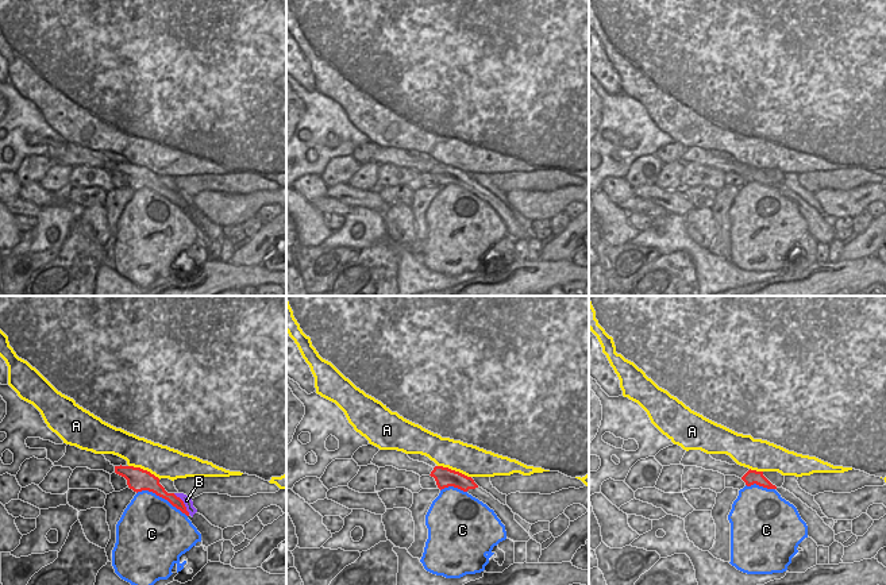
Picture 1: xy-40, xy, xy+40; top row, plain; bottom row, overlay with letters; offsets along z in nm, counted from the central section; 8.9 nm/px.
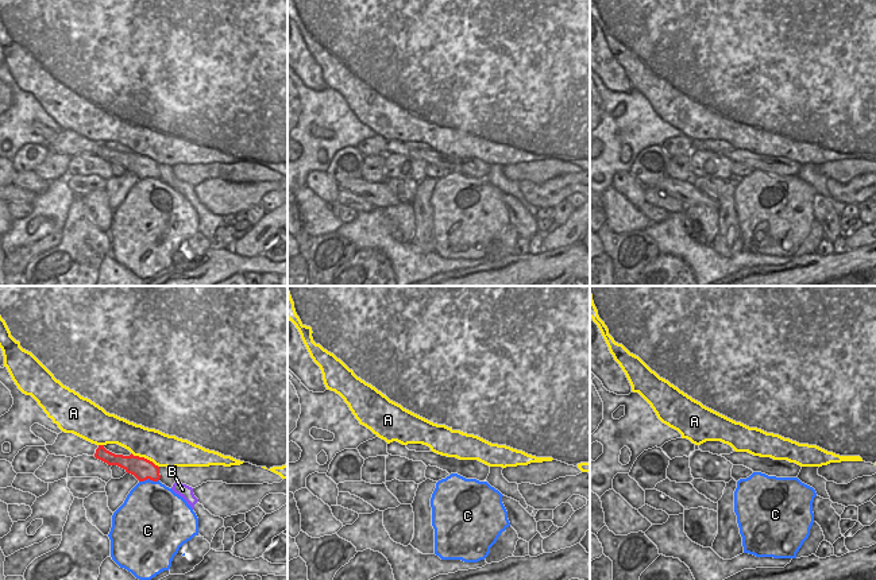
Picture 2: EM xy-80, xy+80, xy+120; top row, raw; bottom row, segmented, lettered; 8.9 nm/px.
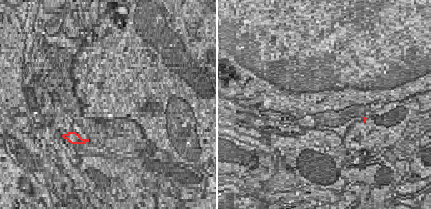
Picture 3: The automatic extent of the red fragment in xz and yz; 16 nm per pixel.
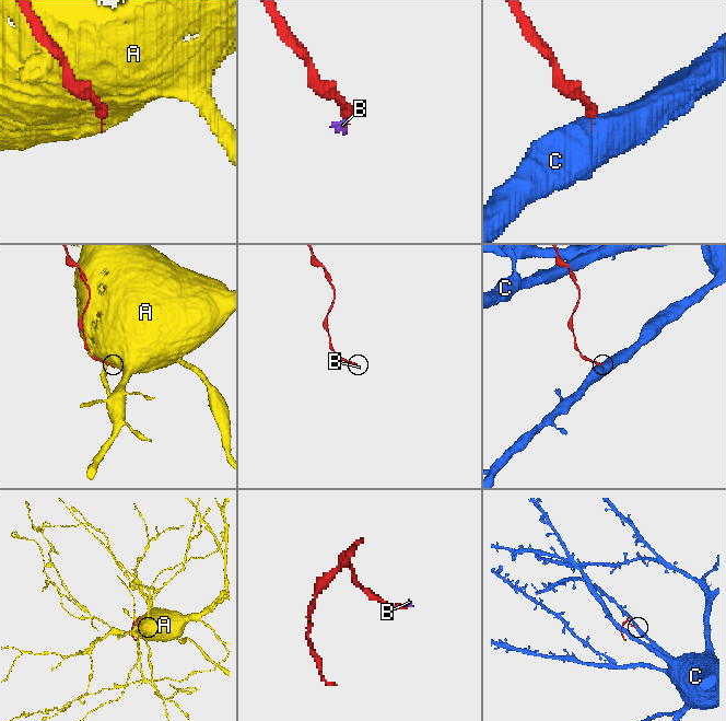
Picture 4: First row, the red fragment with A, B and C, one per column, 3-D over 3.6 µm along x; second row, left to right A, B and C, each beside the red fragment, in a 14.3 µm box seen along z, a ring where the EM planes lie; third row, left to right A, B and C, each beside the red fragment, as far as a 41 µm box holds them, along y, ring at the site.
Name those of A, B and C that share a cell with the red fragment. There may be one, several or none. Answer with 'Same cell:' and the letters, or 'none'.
Same cell: none

